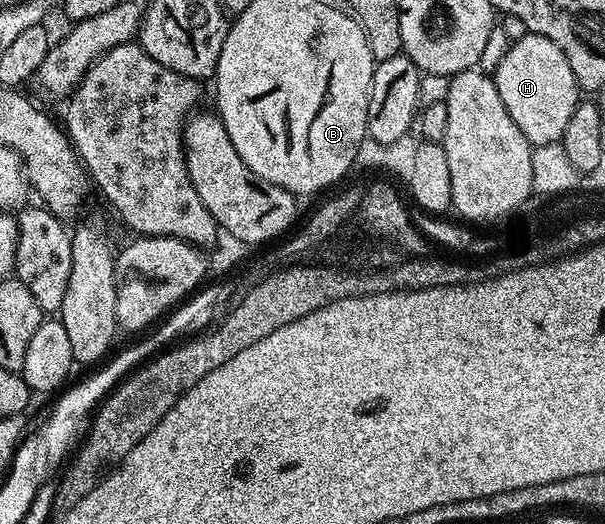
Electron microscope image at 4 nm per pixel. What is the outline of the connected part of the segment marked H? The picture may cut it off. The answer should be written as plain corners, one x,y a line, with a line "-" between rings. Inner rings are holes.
533,34
513,41
500,66
492,75
494,84
500,90
500,102
504,102
504,110
512,114
512,122
520,126
520,134
524,134
531,146
557,144
561,141
564,130
572,118
572,110
576,110
580,102
580,89
576,82
576,74
572,74
572,66
568,66
568,58
564,58
564,50
560,50
556,42
548,42
548,38

